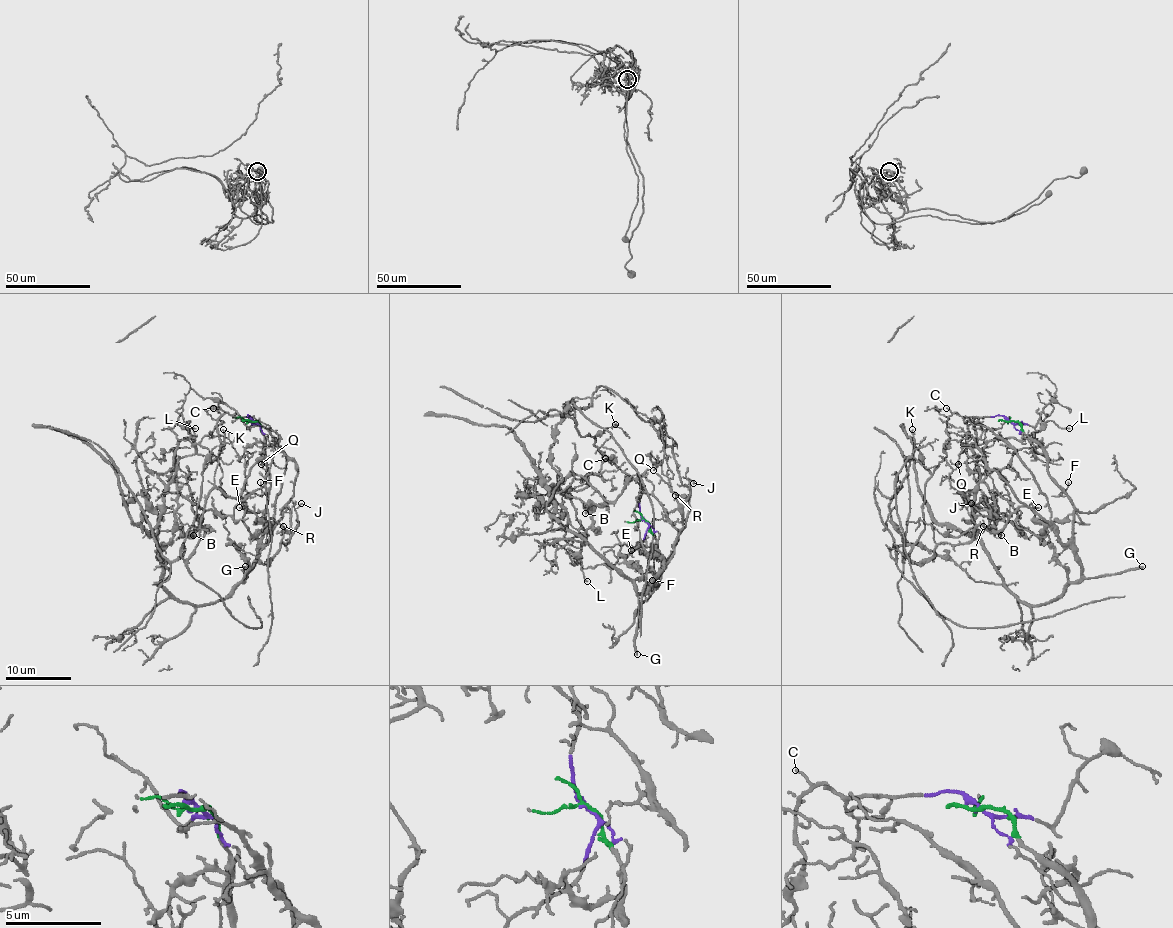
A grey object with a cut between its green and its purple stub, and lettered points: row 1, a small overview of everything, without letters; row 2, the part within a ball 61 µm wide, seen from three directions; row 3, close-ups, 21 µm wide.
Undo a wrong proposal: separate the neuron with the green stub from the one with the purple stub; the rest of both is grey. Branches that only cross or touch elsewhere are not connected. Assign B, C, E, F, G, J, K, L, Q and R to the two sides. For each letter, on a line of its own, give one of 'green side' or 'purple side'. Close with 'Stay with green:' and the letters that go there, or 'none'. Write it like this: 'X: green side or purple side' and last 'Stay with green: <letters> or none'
B: green side
C: purple side
E: green side
F: green side
G: green side
J: green side
K: purple side
L: green side
Q: green side
R: green side
Stay with green: B, E, F, G, J, L, Q, R

